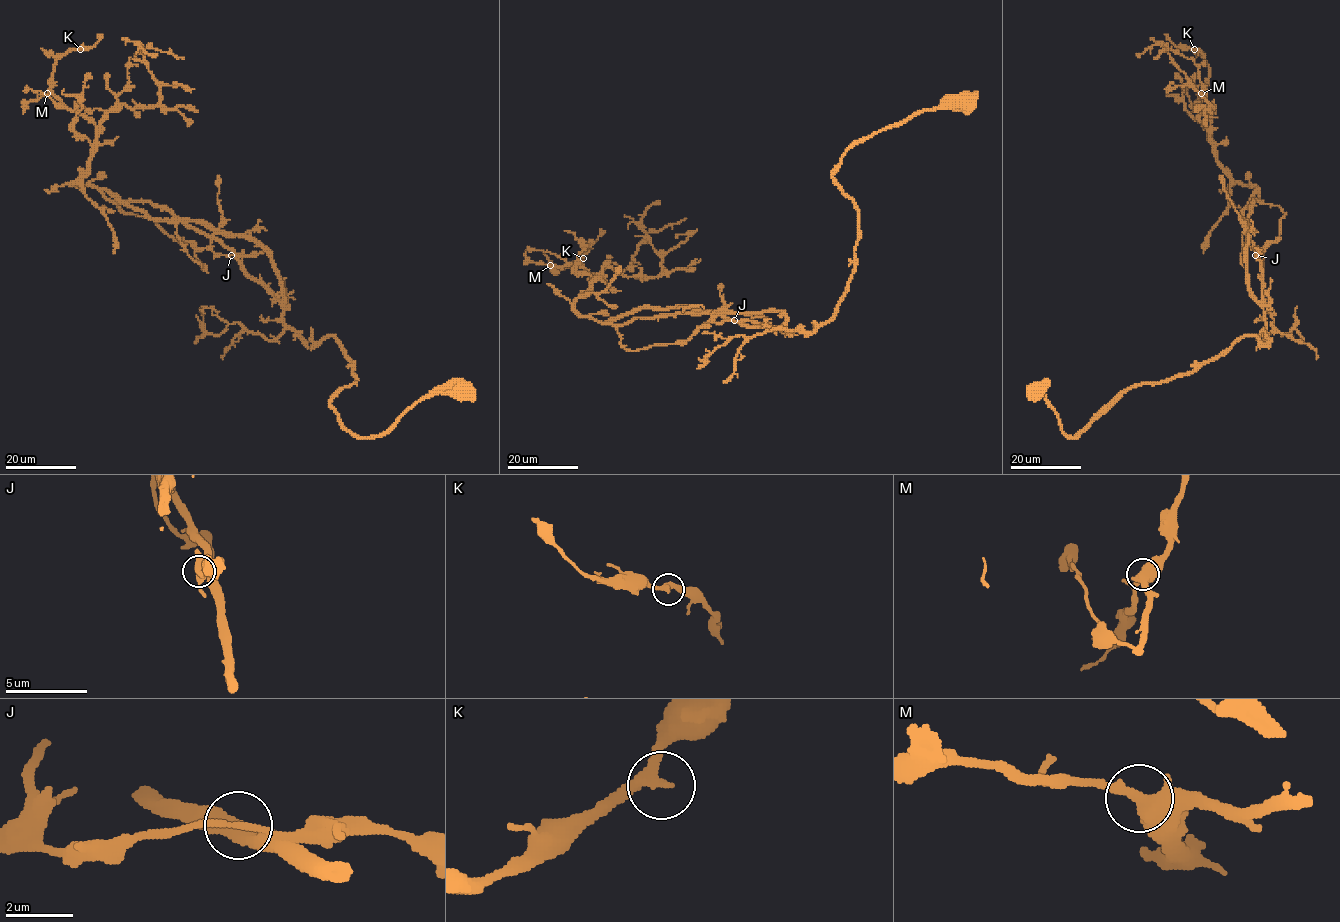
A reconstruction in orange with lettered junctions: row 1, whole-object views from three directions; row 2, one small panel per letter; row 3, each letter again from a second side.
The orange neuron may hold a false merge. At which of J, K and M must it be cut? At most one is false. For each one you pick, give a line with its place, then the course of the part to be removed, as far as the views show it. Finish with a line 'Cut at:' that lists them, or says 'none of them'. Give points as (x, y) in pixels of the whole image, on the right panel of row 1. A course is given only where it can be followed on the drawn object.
Cut at: none of them

